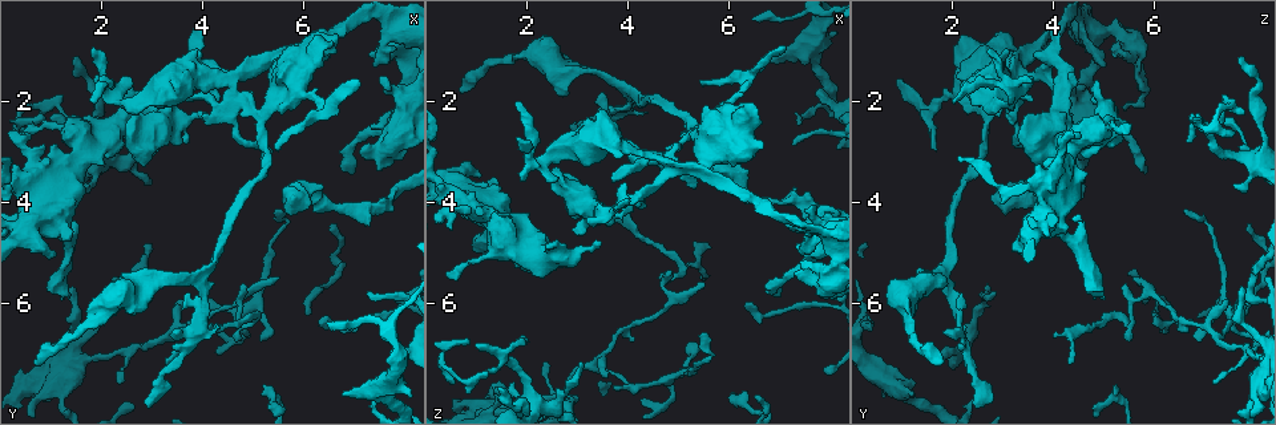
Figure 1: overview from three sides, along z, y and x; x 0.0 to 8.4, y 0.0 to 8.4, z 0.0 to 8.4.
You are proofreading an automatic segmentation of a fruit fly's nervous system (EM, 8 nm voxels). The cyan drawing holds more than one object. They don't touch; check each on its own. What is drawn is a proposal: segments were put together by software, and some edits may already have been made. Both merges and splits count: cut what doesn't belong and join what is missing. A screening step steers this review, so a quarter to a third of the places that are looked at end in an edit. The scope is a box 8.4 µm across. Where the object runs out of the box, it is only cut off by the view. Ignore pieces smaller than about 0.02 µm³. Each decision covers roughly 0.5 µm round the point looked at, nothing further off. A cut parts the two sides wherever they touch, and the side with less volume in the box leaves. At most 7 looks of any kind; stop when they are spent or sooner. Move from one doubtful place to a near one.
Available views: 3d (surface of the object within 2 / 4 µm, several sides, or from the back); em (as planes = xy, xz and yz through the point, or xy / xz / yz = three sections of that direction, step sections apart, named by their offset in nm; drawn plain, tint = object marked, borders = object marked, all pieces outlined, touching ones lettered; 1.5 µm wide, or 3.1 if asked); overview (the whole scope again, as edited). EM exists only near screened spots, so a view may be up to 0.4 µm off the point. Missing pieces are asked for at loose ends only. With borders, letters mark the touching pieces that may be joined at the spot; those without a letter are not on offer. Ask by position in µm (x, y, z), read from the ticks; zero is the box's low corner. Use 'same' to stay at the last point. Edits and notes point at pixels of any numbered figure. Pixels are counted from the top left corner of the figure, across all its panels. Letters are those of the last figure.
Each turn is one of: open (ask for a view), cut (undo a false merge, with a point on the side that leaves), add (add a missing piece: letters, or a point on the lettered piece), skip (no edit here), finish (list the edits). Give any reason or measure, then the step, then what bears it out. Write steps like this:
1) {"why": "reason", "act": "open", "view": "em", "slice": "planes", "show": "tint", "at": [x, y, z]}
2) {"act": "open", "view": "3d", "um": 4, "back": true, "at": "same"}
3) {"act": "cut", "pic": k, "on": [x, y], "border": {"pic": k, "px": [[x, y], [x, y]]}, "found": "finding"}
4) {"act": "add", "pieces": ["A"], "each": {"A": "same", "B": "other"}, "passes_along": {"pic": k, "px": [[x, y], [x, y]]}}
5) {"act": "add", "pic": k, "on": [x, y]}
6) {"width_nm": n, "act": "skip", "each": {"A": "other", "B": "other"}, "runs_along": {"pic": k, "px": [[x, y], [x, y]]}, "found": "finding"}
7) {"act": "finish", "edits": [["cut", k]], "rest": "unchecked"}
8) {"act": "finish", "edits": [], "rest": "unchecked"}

{"why": "an open end", "act": "open", "view": "3d", "um": 2, "at": [6.80, 7.85, 1.15]}

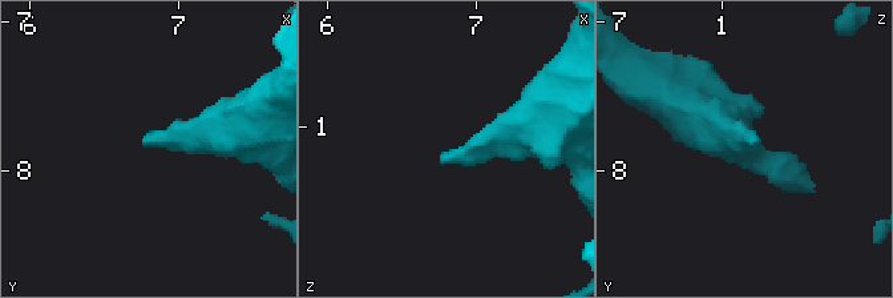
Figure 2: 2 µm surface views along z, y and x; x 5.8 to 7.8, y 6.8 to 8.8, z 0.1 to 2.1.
{"why": "need the tissue", "act": "open", "view": "em", "slice": "planes", "show": "plain", "at": [6.80, 7.80, 1.24]}

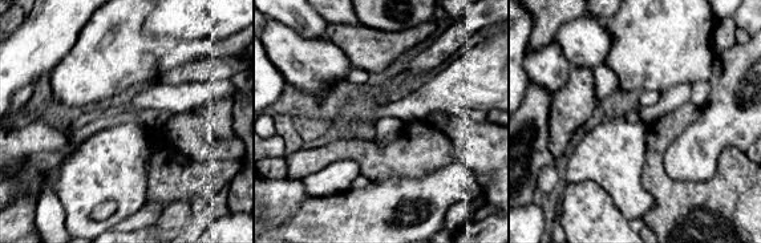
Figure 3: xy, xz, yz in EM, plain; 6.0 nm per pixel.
{"act": "open", "view": "em", "slice": "planes", "show": "borders", "at": "same"}

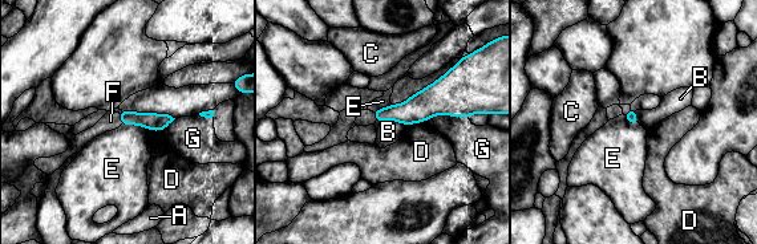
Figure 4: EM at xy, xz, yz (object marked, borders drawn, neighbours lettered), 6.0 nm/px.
{"act": "add", "pieces": ["F"], "each": {"A": "other", "B": "other", "C": "other", "D": "other", "E": "other", "F": "same", "G": "other"}, "passes_along": {"pic": 4, "px": [[150, 121], [118, 117], [110, 121]]}, "found": "the neuron continues"}

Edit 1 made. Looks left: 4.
{"why": "tapers out", "act": "open", "view": "3d", "um": 2, "at": [5.20, 6.75, 6.90]}

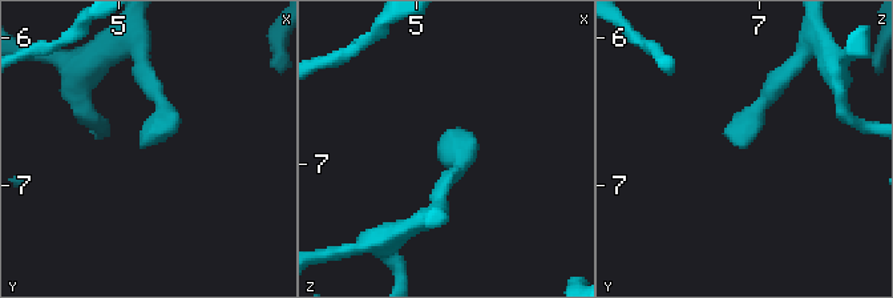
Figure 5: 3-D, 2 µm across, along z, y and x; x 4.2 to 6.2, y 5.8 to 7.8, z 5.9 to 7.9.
{"why": "need the tissue", "act": "open", "view": "em", "slice": "xz", "step": 4, "show": "borders", "at": [5.16, 6.74, 6.90]}

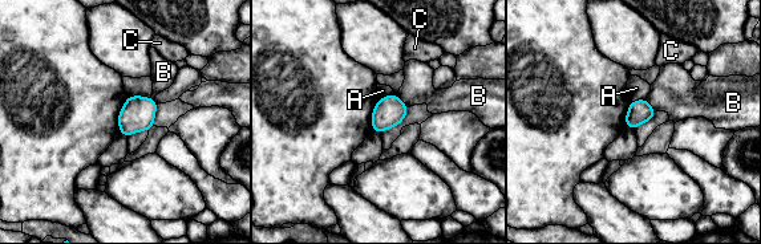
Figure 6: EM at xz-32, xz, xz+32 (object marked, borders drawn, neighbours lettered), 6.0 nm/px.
{"why": "cut it another way", "act": "open", "view": "em", "slice": "xy", "step": 4, "show": "borders", "at": "same"}

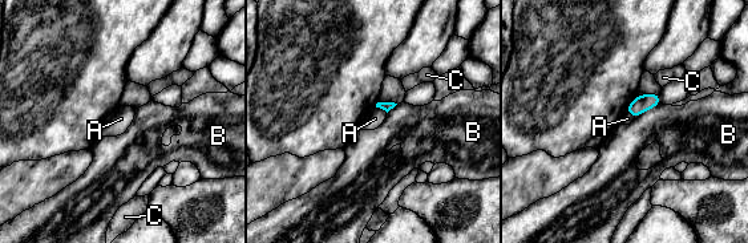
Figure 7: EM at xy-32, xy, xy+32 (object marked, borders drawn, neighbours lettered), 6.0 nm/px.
{"width_nm": 100, "act": "skip", "each": {"A": "other", "B": "other", "C": "other"}, "border": {"pic": 7, "px": [[660, 102], [634, 118]]}, "found": "none of them fits"}

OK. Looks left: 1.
{"act": "finish", "edits": [["add", 4]], "rest": "unchecked"}

